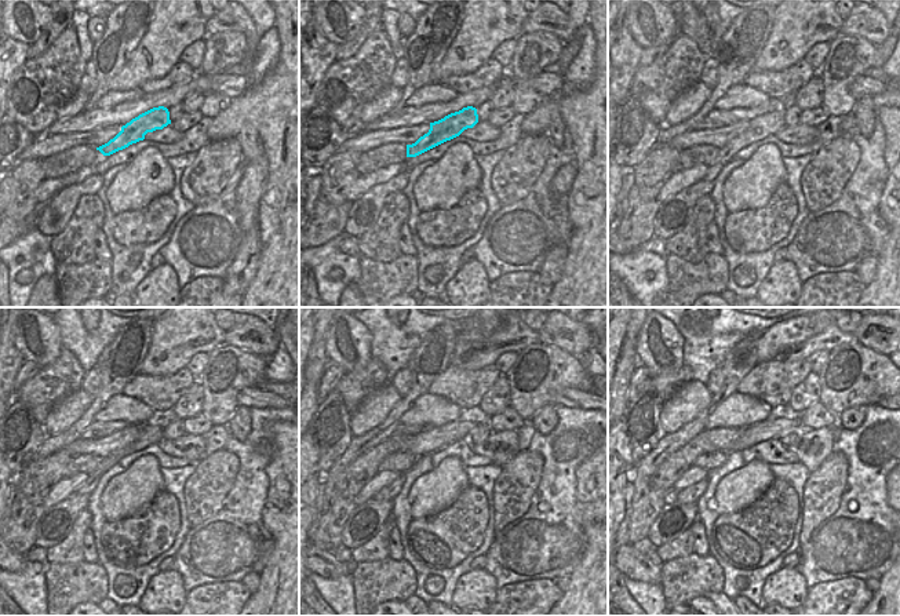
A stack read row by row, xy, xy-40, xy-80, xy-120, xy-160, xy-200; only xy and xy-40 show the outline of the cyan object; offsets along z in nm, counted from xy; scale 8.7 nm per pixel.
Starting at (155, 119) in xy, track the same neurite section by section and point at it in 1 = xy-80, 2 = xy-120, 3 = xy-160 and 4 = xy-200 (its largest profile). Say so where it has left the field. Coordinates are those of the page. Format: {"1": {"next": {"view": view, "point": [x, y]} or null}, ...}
{"1": {"next": {"view": "xy-80", "point": [760, 127]}}, "2": {"next": {"view": "xy-120", "point": [148, 434]}}, "3": {"next": {"view": "xy-160", "point": [390, 491]}}, "4": {"next": {"view": "xy-200", "point": [689, 495]}}}

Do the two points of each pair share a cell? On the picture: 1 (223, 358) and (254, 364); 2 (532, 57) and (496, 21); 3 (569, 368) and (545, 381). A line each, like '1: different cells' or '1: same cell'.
1: same cell
2: different cells
3: same cell

